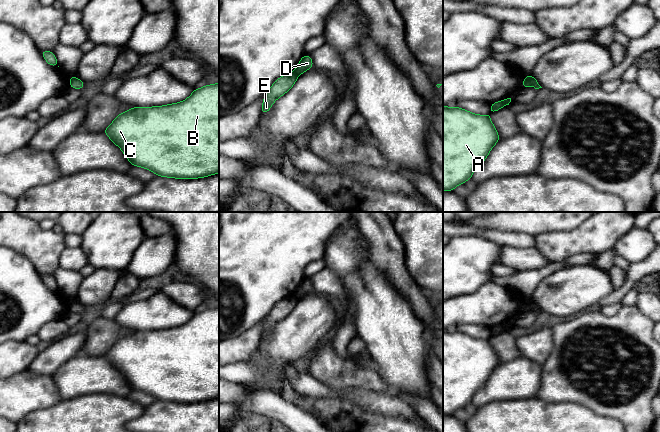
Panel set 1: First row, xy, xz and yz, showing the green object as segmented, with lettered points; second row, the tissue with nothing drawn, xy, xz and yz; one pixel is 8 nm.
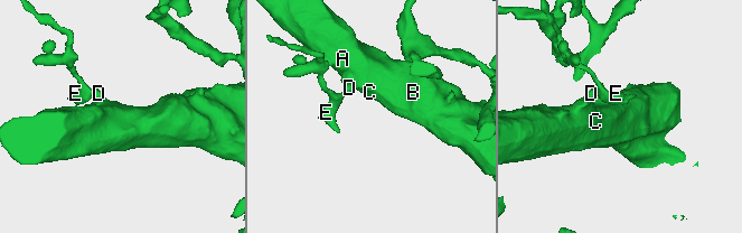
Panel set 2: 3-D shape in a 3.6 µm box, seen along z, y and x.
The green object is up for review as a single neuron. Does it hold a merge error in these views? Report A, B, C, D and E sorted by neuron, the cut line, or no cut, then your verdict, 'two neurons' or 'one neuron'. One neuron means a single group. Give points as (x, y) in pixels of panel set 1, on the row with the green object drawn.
groups A B C D / E; cut yz (526, 76), (530, 85); two neurons

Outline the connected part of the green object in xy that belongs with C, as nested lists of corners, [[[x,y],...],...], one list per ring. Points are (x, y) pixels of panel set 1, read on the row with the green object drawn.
[[[219,83],[194,89],[193,93],[187,99],[179,103],[154,107],[133,107],[119,114],[103,132],[123,151],[132,166],[143,167],[154,172],[157,176],[177,179],[196,179],[219,173]]]

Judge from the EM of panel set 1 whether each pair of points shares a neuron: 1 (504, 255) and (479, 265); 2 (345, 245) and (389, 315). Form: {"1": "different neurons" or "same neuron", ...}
{"1": "different neurons", "2": "same neuron"}

